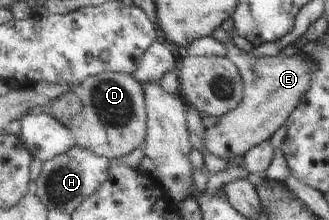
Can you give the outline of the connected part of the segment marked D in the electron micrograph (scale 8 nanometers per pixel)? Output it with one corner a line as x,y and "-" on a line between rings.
107,72
87,77
76,90
83,102
83,109
79,115
71,119
71,135
75,137
77,146
87,147
99,157
109,159
125,157
135,149
143,149
147,141
148,113
146,111
146,94
143,91
142,84
132,75

